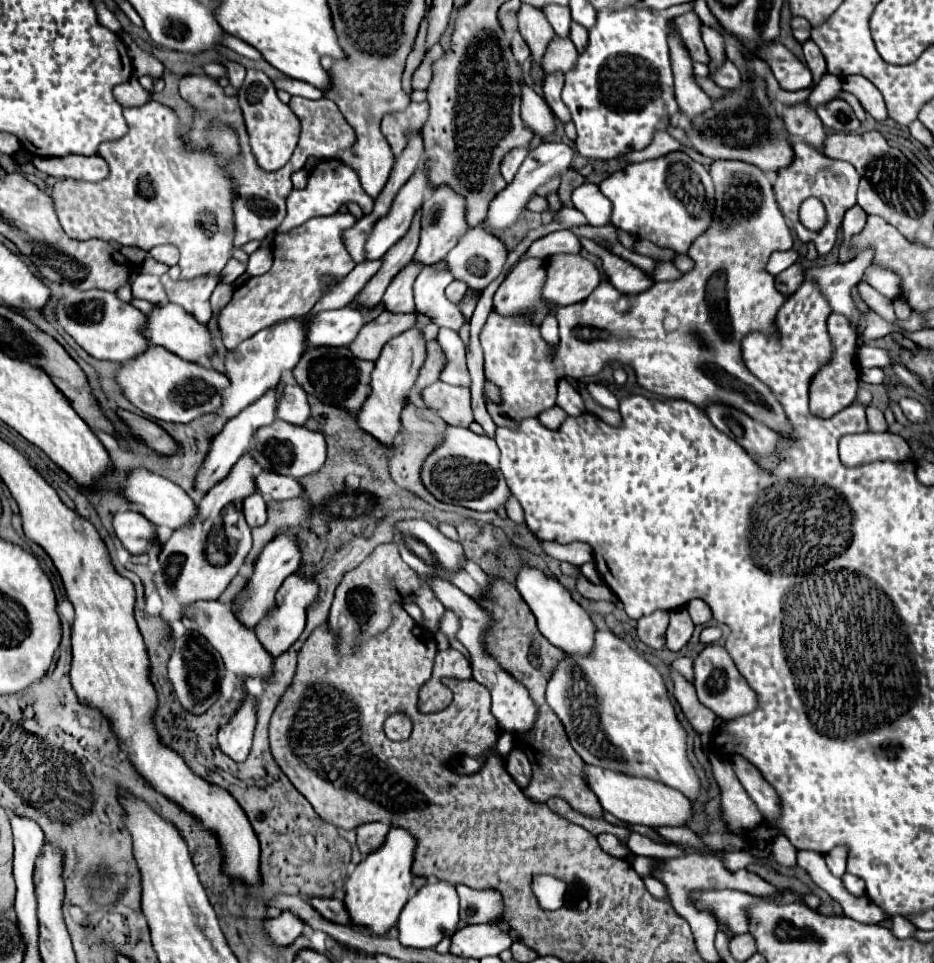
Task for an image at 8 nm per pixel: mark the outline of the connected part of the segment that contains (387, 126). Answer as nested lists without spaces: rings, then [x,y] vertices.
[[[410,103],[406,111],[390,113],[382,119],[382,135],[390,143],[394,155],[398,157],[406,147],[406,131],[420,131],[428,119],[428,103]]]

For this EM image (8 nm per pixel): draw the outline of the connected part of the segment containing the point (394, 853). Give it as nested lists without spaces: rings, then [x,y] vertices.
[[[392,827],[384,845],[360,861],[360,865],[344,883],[344,891],[346,891],[344,903],[350,915],[350,923],[354,927],[360,927],[360,925],[370,927],[370,931],[378,937],[384,937],[386,931],[390,931],[390,927],[396,927],[398,915],[412,893],[410,867],[414,859],[414,847],[416,847],[416,841],[408,831]]]

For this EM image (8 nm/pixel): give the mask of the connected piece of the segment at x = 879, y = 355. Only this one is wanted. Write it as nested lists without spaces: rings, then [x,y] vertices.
[[[862,345],[858,351],[858,363],[860,367],[890,367],[890,355],[884,349],[878,347],[870,347],[870,345]]]

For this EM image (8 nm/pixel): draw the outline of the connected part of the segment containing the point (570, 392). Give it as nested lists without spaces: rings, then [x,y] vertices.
[[[562,379],[558,383],[558,399],[556,399],[556,405],[560,409],[564,409],[568,415],[580,415],[580,413],[586,411],[580,393],[566,379]]]

